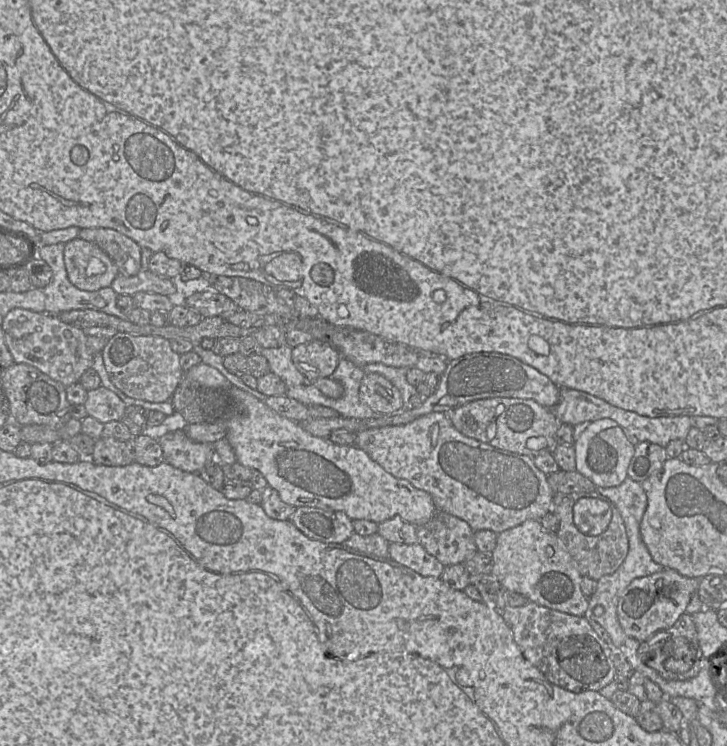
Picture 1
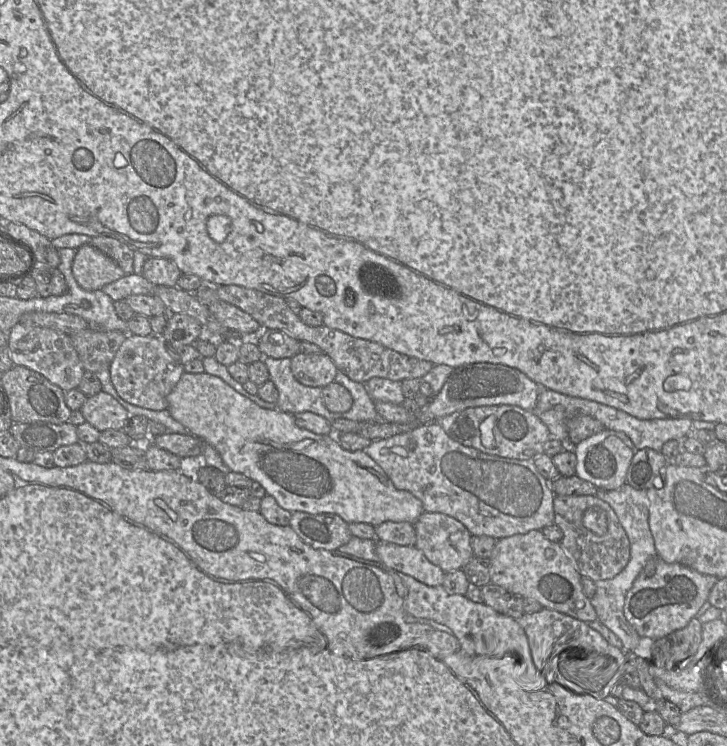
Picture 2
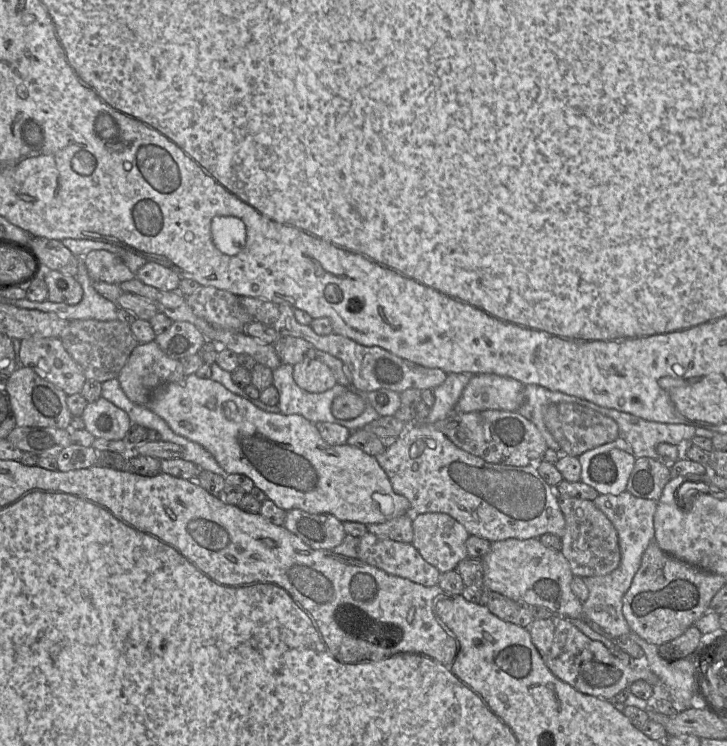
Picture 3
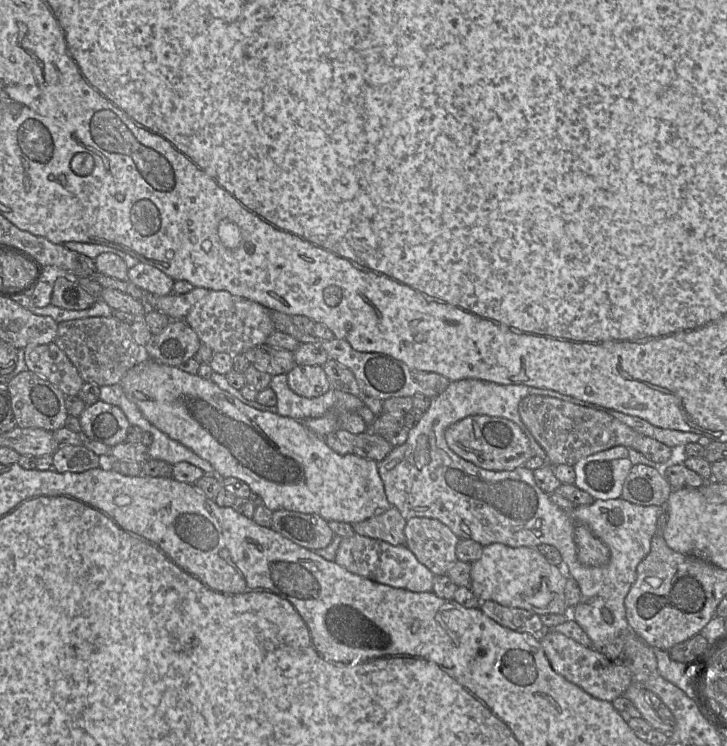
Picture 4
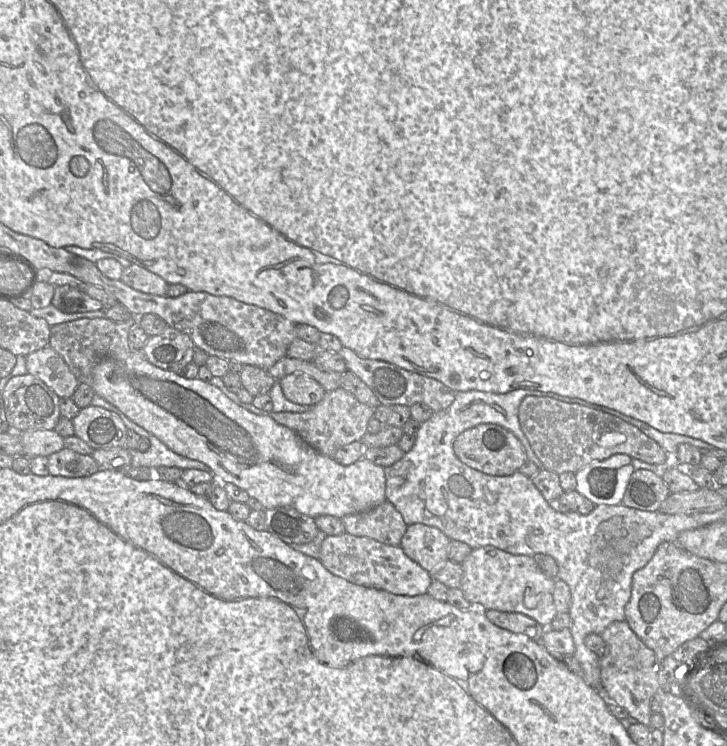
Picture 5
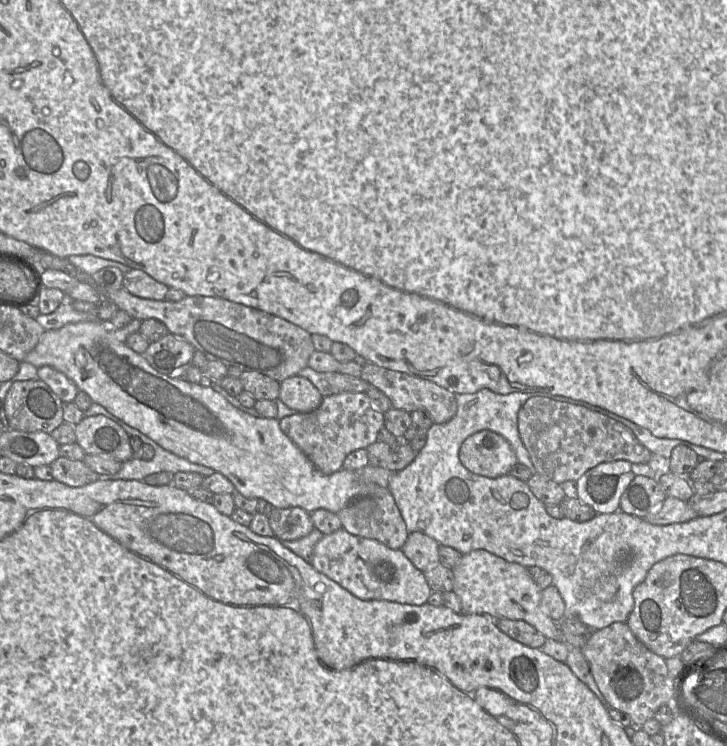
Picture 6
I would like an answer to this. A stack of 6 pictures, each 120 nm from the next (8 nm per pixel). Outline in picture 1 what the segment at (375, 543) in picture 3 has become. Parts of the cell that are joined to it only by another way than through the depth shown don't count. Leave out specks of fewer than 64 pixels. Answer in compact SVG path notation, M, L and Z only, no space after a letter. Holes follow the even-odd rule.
M389 543L389 557L424 577L440 578L444 566L431 556L421 544Z

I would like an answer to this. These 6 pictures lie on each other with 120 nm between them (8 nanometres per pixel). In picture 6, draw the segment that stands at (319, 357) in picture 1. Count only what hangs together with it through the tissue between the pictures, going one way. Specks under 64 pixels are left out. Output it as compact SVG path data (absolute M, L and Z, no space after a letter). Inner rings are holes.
M295 375L280 382L279 399L296 412L311 412L320 406L323 396L309 379Z

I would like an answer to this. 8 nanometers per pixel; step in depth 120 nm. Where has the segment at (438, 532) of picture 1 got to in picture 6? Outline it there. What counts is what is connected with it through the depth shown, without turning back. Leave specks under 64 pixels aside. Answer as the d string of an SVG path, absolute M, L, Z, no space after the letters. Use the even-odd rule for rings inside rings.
M423 532L409 533L401 548L404 555L422 572L439 562L440 544Z

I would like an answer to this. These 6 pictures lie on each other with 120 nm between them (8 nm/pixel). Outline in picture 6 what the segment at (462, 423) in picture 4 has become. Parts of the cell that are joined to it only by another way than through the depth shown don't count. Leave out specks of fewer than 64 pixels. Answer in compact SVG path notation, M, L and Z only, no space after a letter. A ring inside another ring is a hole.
M491 430L466 438L459 449L459 459L470 472L488 478L507 475L518 463L510 443Z

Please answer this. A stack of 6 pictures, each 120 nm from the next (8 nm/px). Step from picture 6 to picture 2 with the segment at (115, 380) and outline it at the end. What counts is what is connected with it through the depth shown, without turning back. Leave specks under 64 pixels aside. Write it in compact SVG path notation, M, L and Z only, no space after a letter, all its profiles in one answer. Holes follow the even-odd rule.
M184 372L167 396L167 401L167 410L172 418L187 428L191 435L215 448L230 471L242 473L258 482L280 507L291 513L337 514L348 524L368 523L375 527L386 521L413 524L424 512L422 502L410 492L397 489L365 450L345 450L332 434L315 434L299 427L292 414L277 408L260 407L217 376L206 372Z

